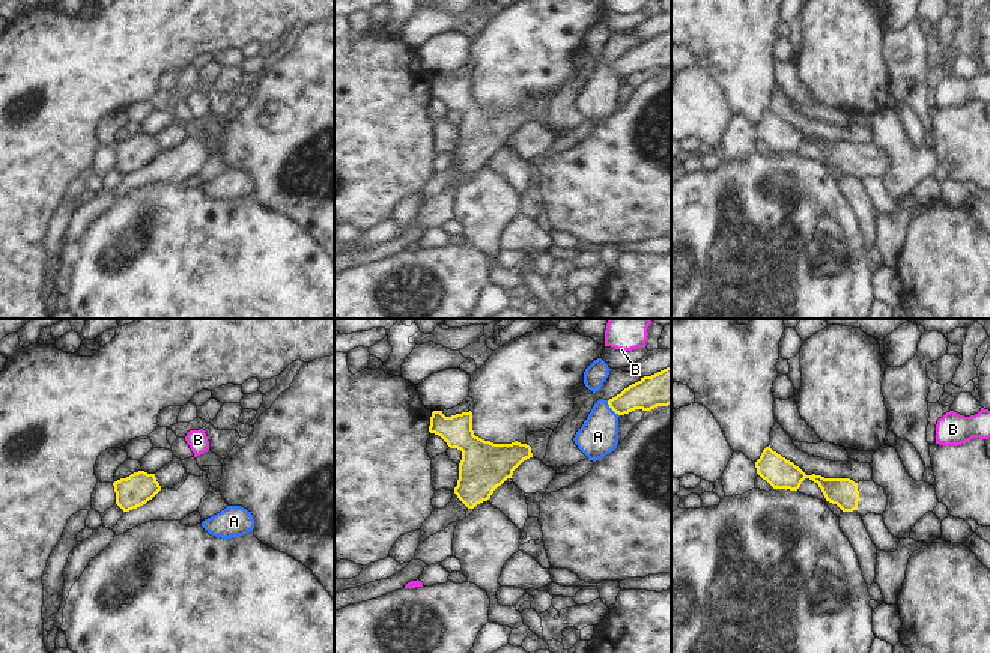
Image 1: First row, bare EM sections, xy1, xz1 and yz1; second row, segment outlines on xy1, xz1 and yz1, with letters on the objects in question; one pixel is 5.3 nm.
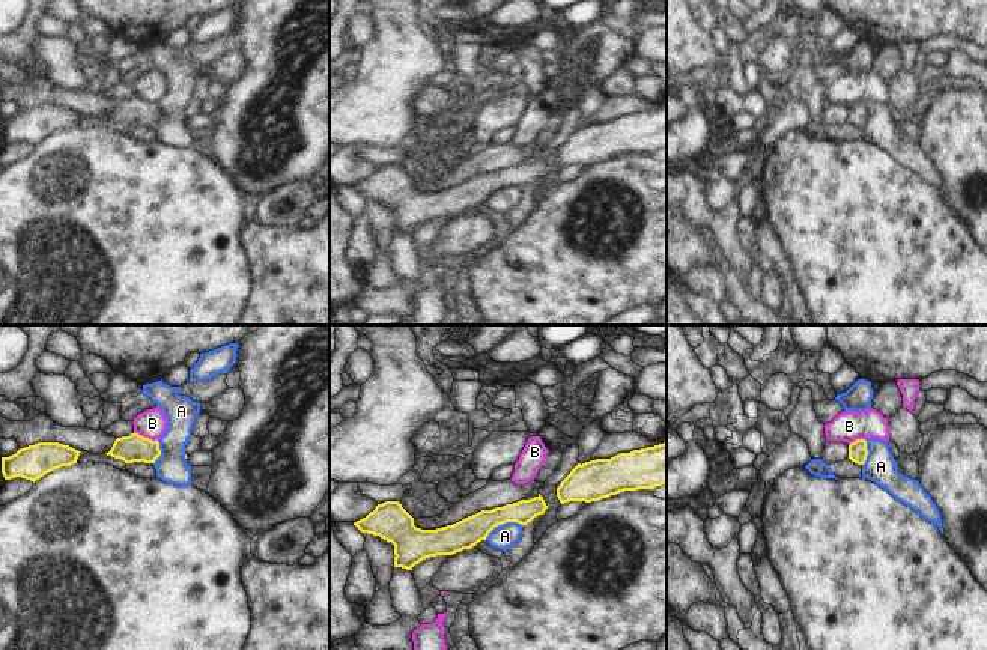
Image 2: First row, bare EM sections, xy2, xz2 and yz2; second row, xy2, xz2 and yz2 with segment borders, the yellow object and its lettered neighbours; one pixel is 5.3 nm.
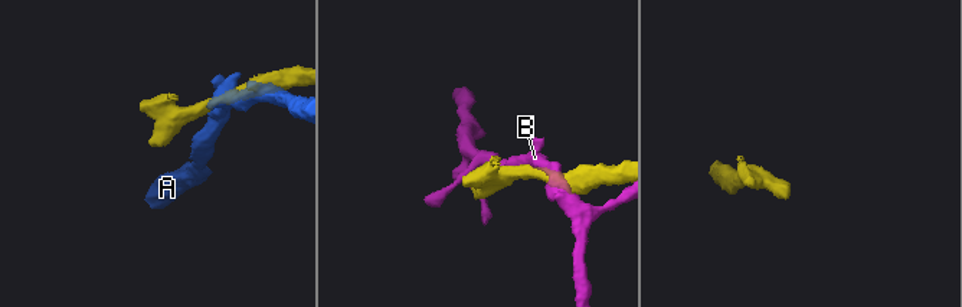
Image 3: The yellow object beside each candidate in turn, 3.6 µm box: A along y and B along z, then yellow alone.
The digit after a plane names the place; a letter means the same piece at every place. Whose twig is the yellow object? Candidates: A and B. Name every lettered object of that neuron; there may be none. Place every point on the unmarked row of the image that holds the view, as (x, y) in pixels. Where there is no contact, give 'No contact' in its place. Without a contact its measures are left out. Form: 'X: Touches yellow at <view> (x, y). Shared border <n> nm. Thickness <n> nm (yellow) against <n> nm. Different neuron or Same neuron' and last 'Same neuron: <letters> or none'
A: Touches yellow at xz2 (501, 187). Shared border 220 nm. Thickness 160 nm (yellow) against 130 nm. Different neuron
B: Touches yellow at xy2 (146, 101). Shared border 140 nm. Thickness 140 nm (yellow) against 160 nm. Different neuron
Same neuron: none

